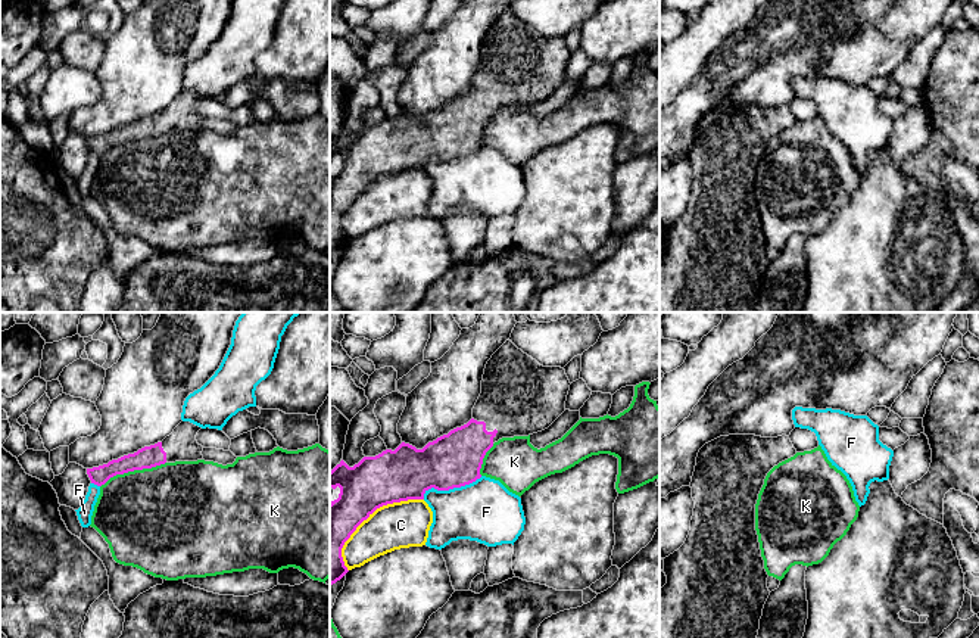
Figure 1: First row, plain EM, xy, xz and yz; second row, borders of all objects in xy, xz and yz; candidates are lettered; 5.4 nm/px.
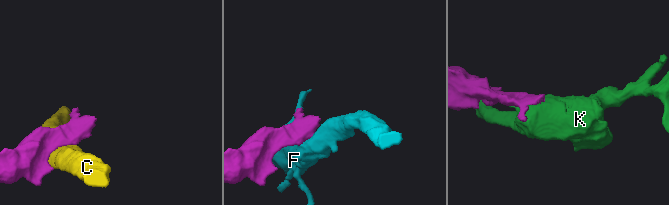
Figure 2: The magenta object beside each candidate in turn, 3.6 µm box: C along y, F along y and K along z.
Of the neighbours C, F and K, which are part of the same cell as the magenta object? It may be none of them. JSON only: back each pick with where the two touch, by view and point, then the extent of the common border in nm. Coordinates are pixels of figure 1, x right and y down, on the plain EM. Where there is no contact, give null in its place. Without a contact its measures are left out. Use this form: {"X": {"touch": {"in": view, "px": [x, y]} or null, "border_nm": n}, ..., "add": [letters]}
{"add": []}

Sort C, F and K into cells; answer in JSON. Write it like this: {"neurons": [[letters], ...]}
{"neurons": [["C"], ["F"], ["K"]]}

